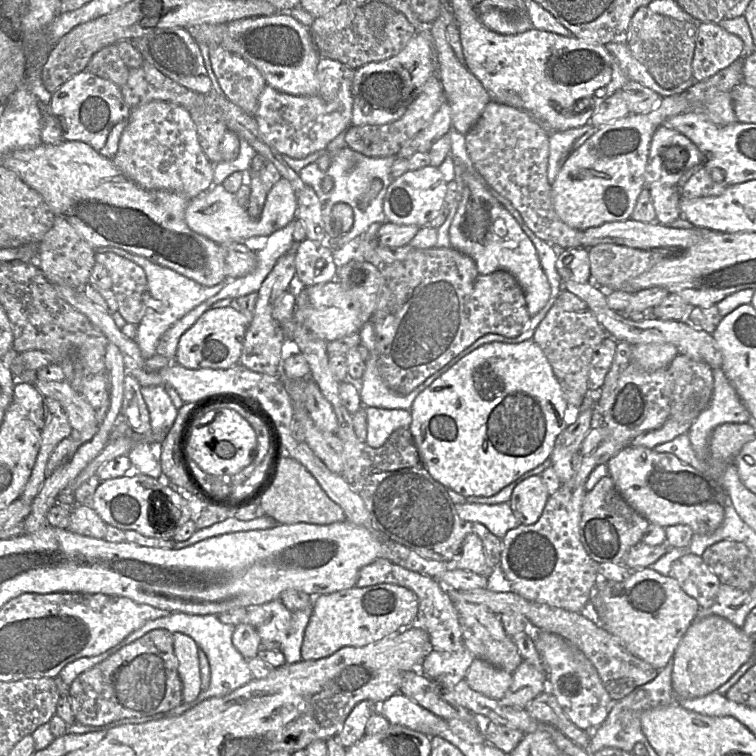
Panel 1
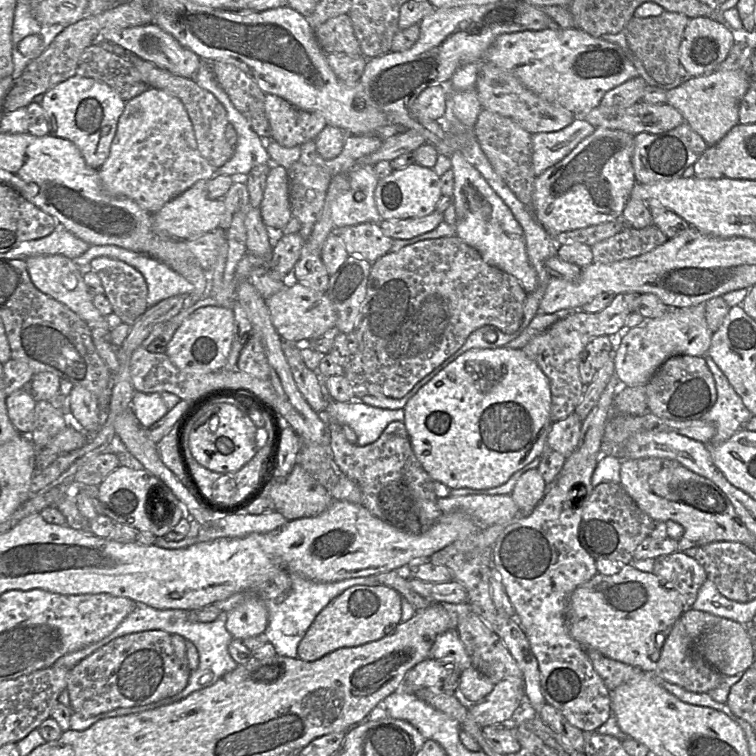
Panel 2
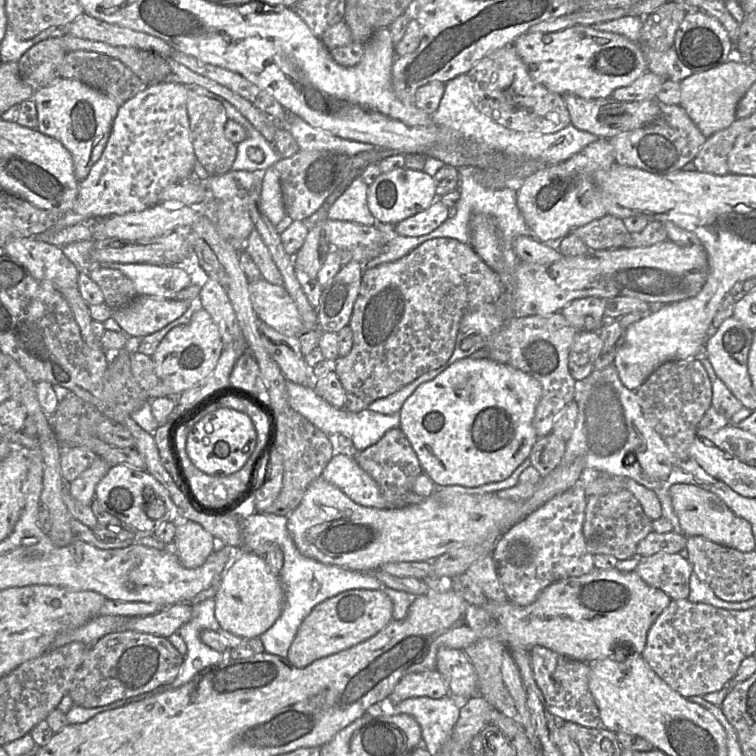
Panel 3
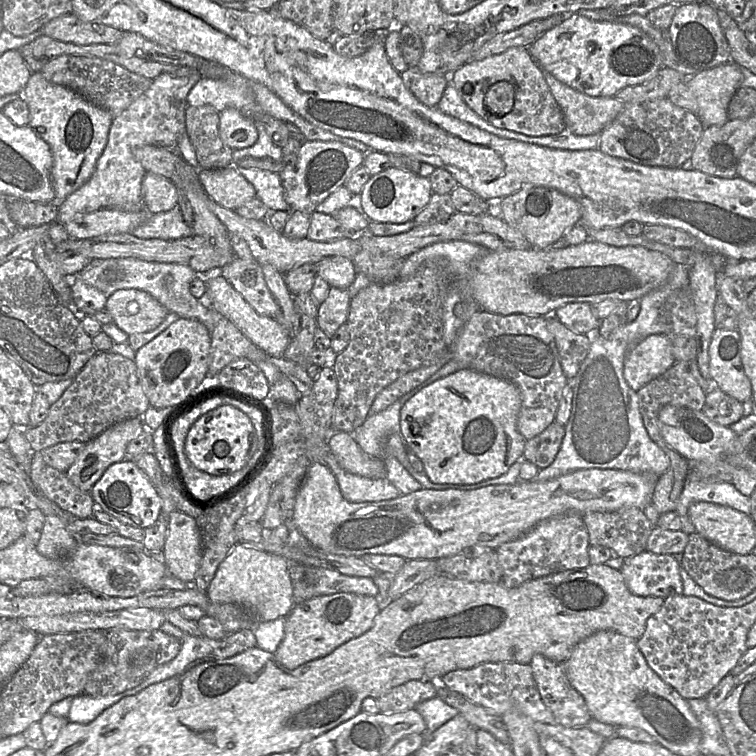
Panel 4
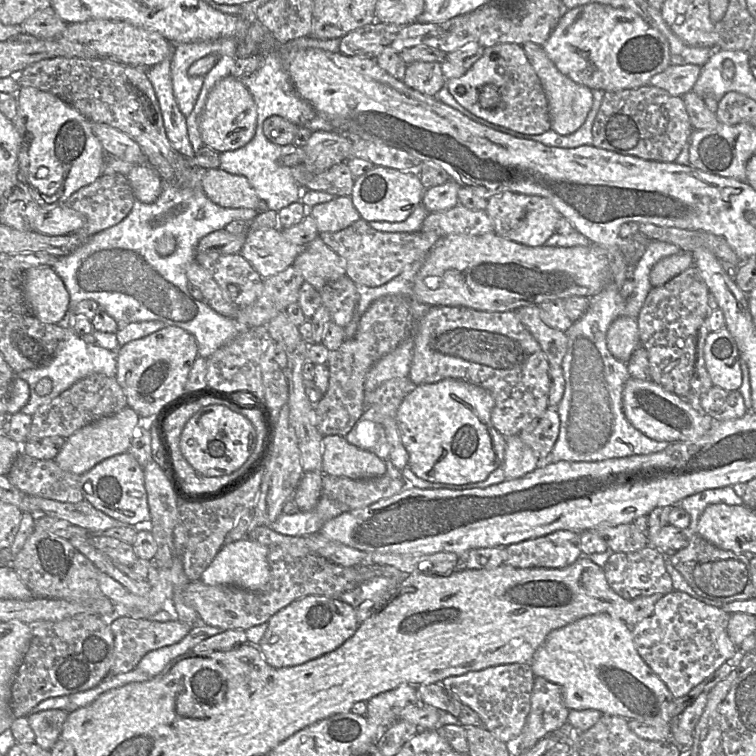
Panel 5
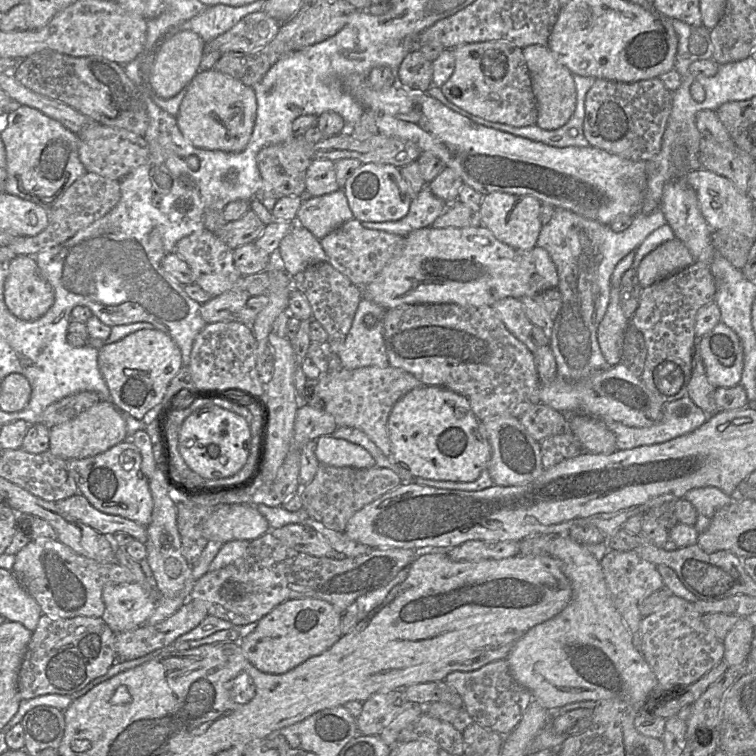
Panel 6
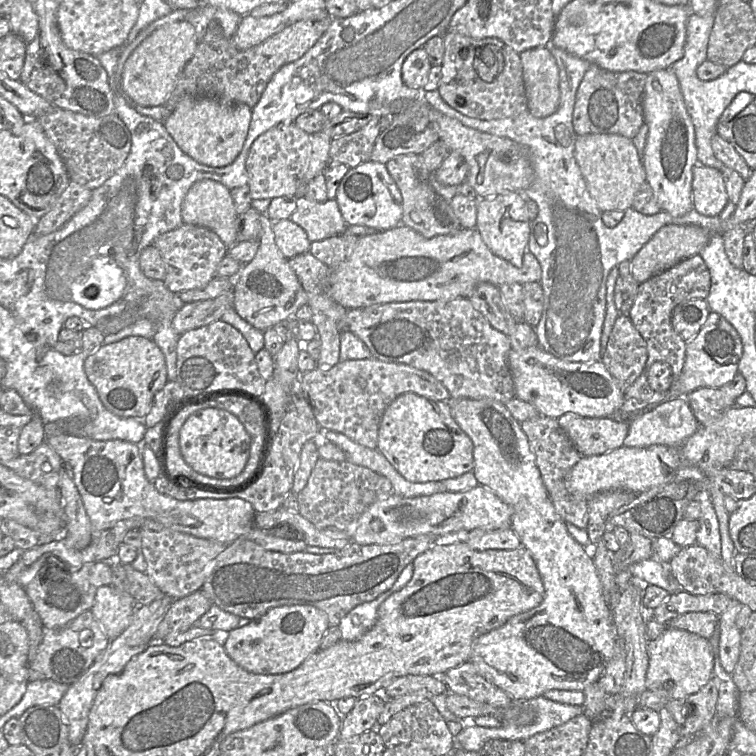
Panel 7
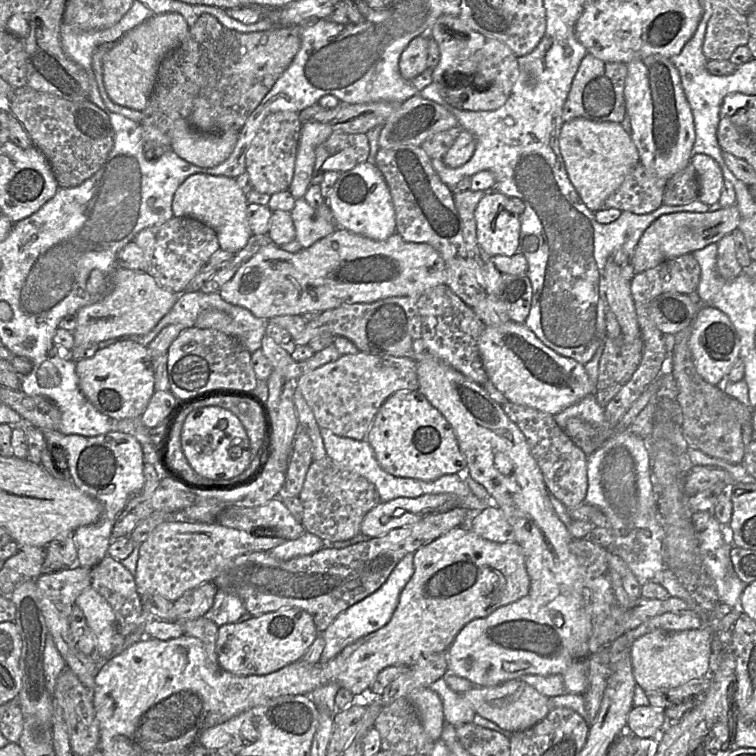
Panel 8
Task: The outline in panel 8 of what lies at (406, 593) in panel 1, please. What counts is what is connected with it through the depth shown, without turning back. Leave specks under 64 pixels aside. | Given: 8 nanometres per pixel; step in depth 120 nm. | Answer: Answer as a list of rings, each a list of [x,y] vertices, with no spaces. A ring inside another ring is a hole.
[[[284,608],[247,621],[218,627],[216,653],[221,669],[237,676],[268,675],[299,661],[319,632],[313,617],[299,608]]]

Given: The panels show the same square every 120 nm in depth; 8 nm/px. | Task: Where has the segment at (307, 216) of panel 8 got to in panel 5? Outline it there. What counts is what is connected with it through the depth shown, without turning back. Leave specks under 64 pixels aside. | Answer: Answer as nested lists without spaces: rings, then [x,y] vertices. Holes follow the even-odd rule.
[[[335,196],[329,202],[320,203],[309,208],[308,214],[314,218],[320,234],[343,230],[361,218],[350,196]]]

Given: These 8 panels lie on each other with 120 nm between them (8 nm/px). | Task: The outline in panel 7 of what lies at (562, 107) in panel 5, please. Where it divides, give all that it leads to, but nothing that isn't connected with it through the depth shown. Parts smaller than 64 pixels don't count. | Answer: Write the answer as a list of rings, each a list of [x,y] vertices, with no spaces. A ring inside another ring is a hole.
[[[548,47],[520,53],[529,112],[544,118],[553,114],[560,101],[559,70]]]

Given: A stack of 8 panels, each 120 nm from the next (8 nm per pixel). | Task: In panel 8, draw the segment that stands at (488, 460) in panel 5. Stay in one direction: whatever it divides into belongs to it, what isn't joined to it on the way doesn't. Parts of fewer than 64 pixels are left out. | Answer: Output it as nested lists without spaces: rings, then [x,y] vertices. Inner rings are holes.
[[[400,390],[388,397],[373,420],[366,441],[372,447],[379,466],[396,477],[433,481],[444,475],[466,473],[466,461],[453,429],[443,415],[418,391]]]

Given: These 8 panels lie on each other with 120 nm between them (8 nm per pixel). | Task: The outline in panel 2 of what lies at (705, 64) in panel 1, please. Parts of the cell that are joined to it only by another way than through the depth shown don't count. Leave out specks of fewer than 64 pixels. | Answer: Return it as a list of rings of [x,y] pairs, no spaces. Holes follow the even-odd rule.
[[[690,18],[679,50],[681,65],[692,77],[705,75],[726,60],[734,44],[734,34],[722,20]]]

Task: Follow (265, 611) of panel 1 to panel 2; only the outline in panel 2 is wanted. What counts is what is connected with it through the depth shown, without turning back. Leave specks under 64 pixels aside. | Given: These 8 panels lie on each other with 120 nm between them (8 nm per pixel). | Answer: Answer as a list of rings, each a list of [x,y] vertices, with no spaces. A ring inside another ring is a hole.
[[[289,574],[289,577],[292,585],[290,590],[286,592],[281,591],[275,584],[271,582],[269,584],[266,584],[263,588],[259,588],[259,590],[244,591],[255,593],[264,601],[268,610],[268,625],[263,634],[267,637],[268,642],[274,646],[276,654],[278,656],[288,658],[298,658],[298,644],[304,637],[306,631],[312,624],[317,614],[333,599],[335,599],[346,589],[352,586],[381,585],[379,582],[377,582],[376,575],[351,578],[331,583],[315,582],[301,577],[298,574]],[[285,619],[290,619],[295,623],[295,626],[297,628],[297,634],[283,634],[282,624]]]

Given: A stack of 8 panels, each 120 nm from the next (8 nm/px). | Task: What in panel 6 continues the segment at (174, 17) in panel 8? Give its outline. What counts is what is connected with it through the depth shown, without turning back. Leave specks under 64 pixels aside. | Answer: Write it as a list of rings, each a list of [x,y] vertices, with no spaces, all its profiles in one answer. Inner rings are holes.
[[[183,30],[164,35],[155,52],[155,56],[146,76],[146,82],[153,95],[168,99],[177,95],[191,81],[200,69],[205,43],[194,32]]]

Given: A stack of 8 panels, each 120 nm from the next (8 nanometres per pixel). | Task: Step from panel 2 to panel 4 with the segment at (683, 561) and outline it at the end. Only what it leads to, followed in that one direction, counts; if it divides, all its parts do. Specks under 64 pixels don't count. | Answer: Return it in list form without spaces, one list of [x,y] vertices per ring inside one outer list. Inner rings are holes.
[[[644,550],[635,556],[623,559],[619,571],[632,594],[663,599],[683,594],[681,563],[672,555],[655,554]]]

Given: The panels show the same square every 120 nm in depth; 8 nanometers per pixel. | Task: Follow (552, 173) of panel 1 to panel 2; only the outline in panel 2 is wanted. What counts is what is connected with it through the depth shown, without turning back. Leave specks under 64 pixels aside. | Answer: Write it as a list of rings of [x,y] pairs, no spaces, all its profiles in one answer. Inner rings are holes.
[[[576,117],[562,130],[532,134],[532,164],[535,176],[560,162],[595,129],[582,117]]]

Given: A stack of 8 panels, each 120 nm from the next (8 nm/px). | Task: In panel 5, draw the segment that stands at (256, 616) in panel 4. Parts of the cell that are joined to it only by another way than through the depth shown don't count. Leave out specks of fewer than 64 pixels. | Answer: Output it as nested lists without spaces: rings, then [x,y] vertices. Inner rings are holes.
[[[250,538],[225,544],[201,575],[206,585],[227,584],[257,591],[270,578],[267,546]]]

